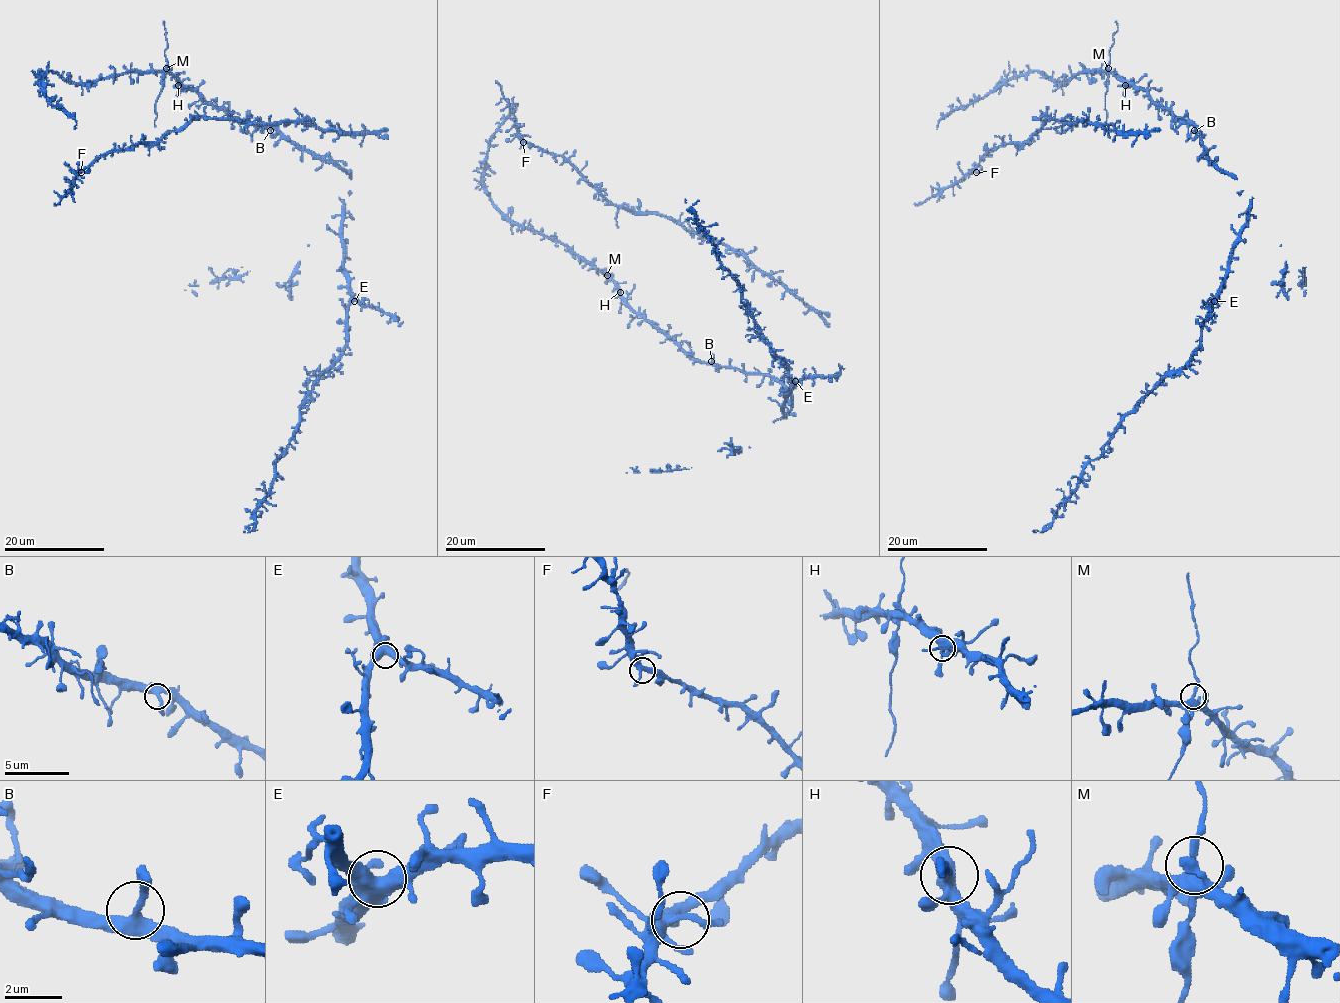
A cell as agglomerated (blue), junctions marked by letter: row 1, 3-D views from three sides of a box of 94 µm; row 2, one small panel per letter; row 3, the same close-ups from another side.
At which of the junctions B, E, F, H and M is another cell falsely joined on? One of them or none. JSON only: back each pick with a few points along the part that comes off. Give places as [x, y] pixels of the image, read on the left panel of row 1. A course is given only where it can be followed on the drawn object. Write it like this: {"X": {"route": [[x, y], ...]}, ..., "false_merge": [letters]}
{"false_merge": []}

